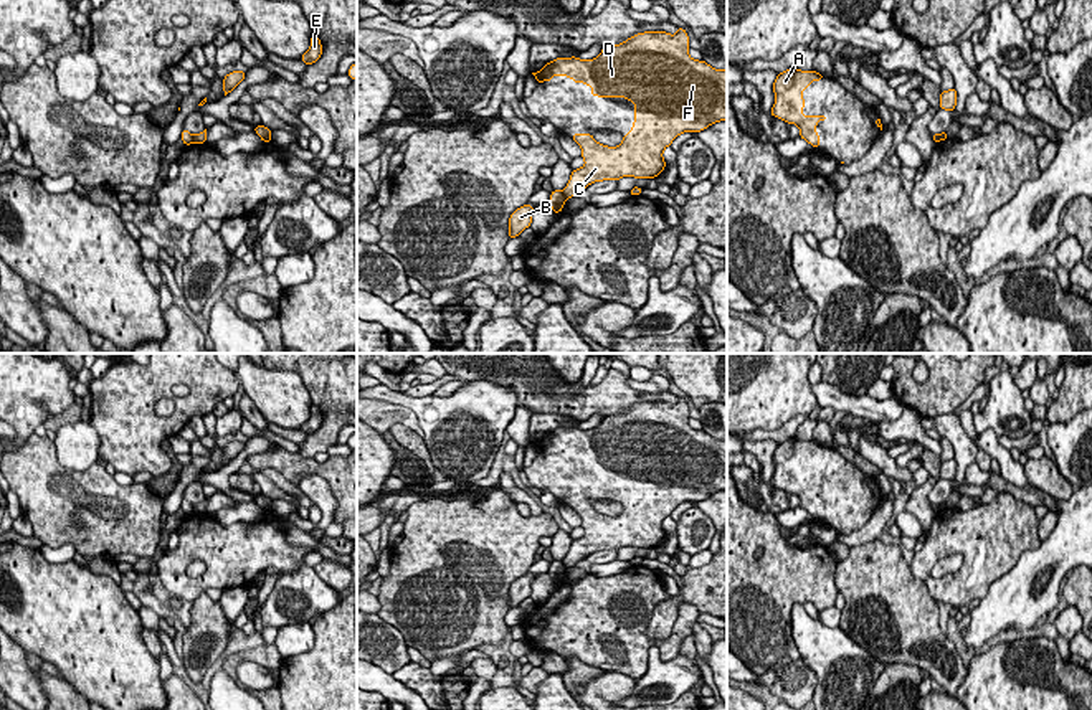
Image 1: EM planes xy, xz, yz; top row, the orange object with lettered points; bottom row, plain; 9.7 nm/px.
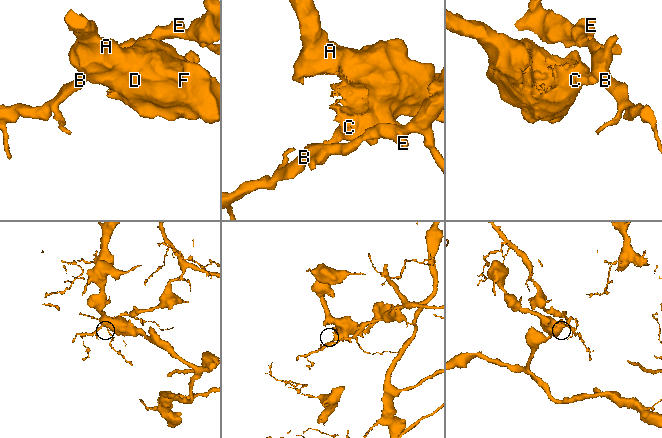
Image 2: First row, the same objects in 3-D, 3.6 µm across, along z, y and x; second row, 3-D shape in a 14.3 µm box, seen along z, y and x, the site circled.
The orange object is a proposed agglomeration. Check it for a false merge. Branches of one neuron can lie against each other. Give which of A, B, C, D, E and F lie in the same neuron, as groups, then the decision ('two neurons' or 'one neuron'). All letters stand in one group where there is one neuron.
A C D F / B E; two neurons

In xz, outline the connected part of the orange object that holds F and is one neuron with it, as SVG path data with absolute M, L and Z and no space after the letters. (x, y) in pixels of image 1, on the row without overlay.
M677 398L676 405L666 401L638 403L621 414L606 416L593 429L557 428L540 441L532 443L537 452L552 451L553 446L568 446L575 452L591 457L591 466L624 467L634 474L633 499L623 505L618 517L608 517L591 504L573 504L582 518L585 535L572 542L565 568L595 551L620 550L623 547L656 548L666 537L662 522L682 502L700 502L709 495L727 490L727 439L715 439L705 431L689 426L689 405Z

